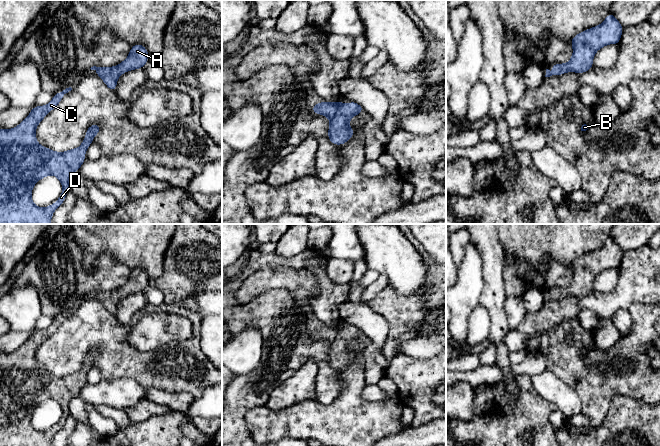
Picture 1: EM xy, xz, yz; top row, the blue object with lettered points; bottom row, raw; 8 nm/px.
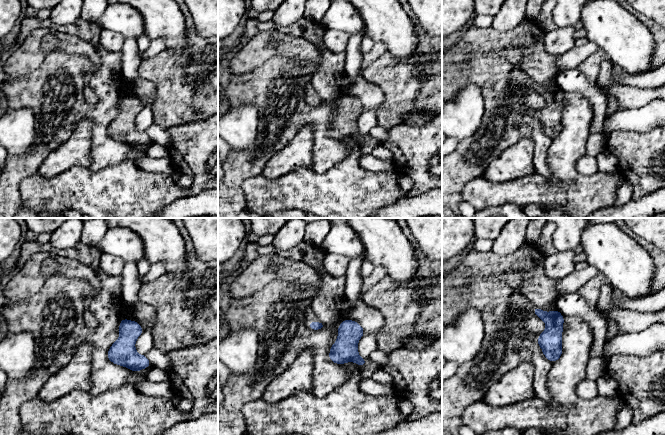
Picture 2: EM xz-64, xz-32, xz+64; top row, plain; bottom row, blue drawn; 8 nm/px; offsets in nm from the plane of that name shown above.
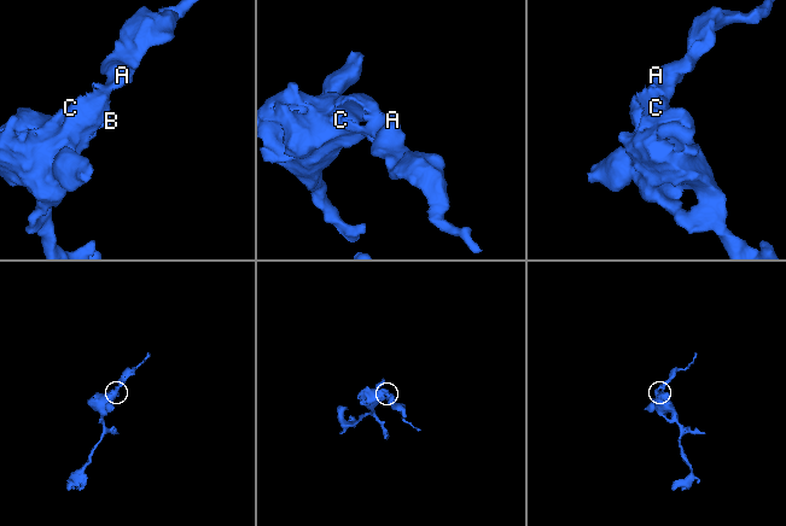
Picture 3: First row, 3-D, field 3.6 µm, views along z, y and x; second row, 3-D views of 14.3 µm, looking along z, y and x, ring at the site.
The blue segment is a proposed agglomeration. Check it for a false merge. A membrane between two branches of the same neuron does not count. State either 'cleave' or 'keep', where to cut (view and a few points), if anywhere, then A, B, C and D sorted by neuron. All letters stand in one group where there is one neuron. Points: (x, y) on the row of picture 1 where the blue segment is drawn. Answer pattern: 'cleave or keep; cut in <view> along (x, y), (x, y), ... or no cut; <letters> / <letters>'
keep; no cut; A B C D

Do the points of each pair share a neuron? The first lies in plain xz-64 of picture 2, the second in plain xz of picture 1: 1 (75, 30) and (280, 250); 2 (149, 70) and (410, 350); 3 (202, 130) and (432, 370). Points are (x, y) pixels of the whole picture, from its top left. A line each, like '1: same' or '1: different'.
1: different
2: different
3: same

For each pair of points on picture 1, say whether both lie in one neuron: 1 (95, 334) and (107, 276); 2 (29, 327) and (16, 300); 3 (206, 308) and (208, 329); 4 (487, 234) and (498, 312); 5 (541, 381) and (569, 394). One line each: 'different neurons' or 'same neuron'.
1: different neurons
2: same neuron
3: different neurons
4: same neuron
5: same neuron

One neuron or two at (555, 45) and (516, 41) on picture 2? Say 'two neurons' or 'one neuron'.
two neurons

